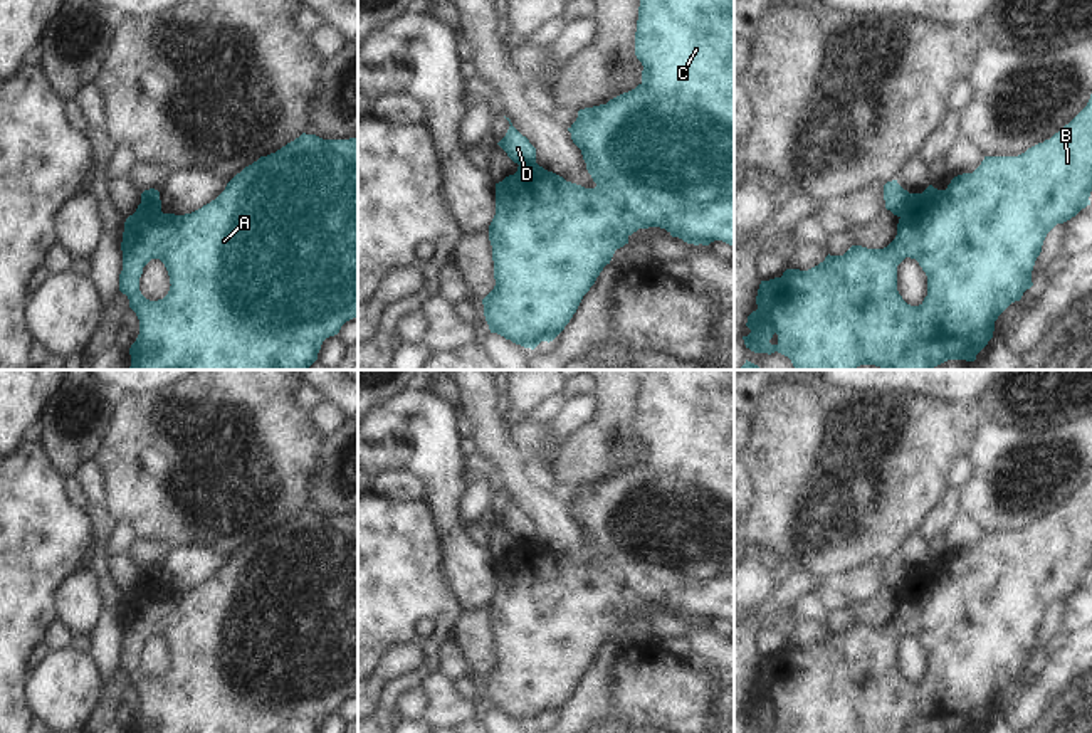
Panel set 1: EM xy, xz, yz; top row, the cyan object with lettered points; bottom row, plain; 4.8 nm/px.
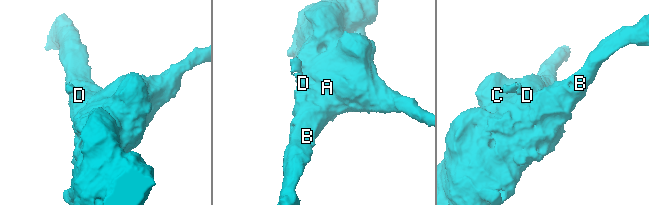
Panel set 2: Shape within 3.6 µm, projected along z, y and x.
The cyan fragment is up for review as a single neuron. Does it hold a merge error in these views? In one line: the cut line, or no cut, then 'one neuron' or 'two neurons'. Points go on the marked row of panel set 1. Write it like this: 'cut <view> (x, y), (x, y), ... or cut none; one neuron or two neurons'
cut xy (140, 204), (148, 204), (160, 210); two neurons

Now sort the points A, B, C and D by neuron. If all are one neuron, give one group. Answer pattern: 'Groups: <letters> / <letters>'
Groups: A B C / D

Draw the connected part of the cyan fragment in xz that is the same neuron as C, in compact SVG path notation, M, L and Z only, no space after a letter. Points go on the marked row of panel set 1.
M640 0L635 32L635 55L642 62L642 82L606 104L578 111L576 121L568 128L573 143L581 150L586 170L596 183L595 188L566 182L538 163L519 165L514 175L496 183L496 215L489 225L489 240L494 261L494 289L482 299L484 316L491 333L497 333L516 345L534 350L541 341L553 341L576 313L583 296L595 284L617 249L628 244L638 229L660 227L672 237L687 244L709 245L722 240L734 247L734 0Z

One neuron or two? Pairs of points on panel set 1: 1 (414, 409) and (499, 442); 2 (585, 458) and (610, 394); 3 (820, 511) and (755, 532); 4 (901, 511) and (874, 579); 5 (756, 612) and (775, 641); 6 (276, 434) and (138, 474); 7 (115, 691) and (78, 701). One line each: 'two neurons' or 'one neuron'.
1: two neurons
2: one neuron
3: one neuron
4: two neurons
5: two neurons
6: one neuron
7: two neurons

